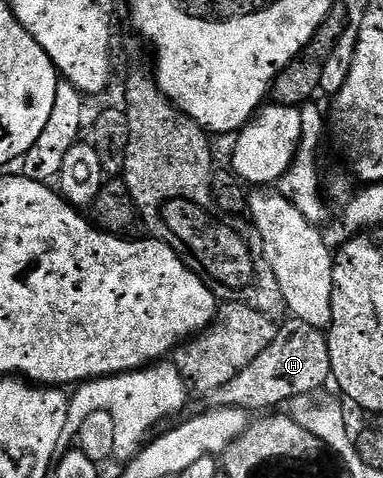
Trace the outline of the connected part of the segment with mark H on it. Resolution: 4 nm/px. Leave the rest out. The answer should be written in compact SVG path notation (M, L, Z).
M289 319L289 322L278 328L275 339L271 339L271 343L267 347L267 351L260 353L255 360L247 363L247 367L243 367L243 371L239 371L239 375L235 375L235 379L231 379L231 383L223 383L223 387L219 387L219 391L211 394L211 401L217 407L235 407L236 409L244 409L246 411L254 411L253 409L265 409L261 411L273 411L276 405L284 403L292 403L296 397L309 397L316 389L321 389L325 384L330 384L333 372L331 371L331 351L329 350L329 338L324 332L315 327L311 327L311 323L303 323L296 319Z

